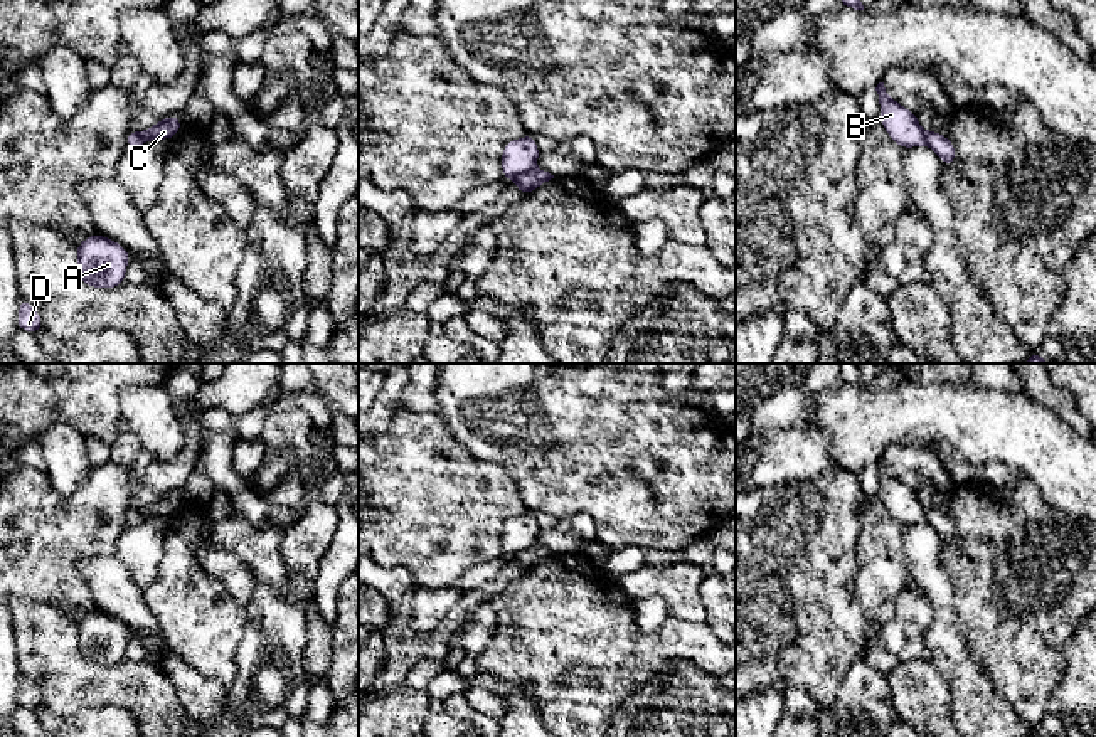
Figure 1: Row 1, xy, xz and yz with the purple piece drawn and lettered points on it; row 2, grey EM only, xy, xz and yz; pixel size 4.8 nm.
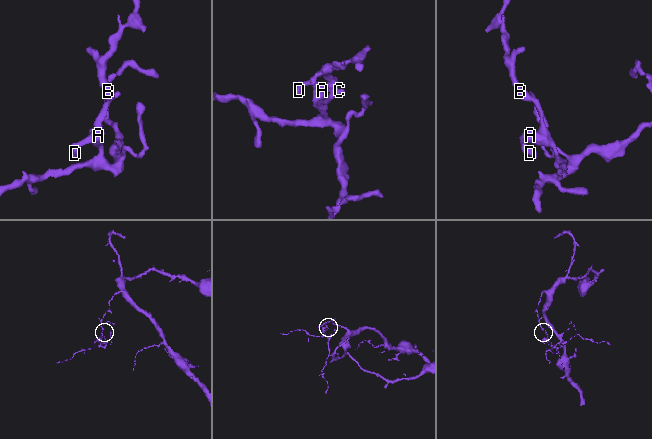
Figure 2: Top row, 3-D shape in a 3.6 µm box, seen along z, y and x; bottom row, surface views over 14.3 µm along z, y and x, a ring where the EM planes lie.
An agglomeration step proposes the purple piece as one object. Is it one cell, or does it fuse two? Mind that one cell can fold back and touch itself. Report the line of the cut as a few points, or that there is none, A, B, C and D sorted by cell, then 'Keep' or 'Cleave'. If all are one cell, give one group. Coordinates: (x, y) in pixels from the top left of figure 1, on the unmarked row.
Split along xz (532, 546), (516, 556). Groups: A C D / B. Cleave

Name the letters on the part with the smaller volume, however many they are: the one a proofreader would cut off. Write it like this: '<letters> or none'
A, C, D

